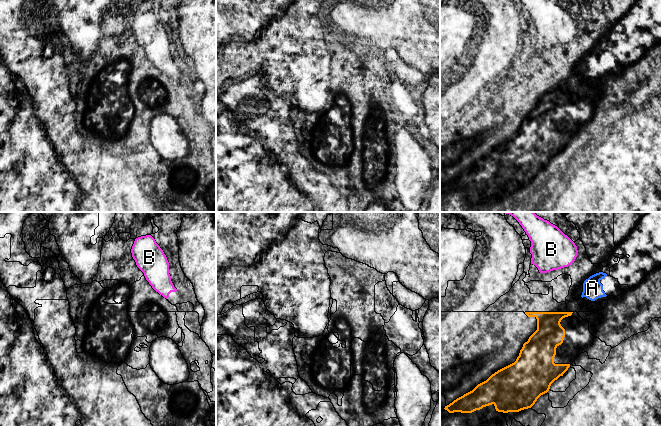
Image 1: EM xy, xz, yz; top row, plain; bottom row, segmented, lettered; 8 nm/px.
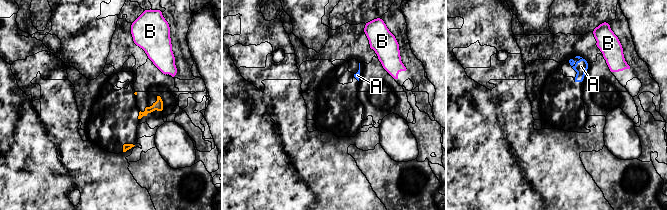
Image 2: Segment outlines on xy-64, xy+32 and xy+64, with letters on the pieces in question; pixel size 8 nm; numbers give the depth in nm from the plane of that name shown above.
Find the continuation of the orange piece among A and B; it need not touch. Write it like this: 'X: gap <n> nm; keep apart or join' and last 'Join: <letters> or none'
A: gap 140 nm; join
B: gap 320 nm; keep apart
Join: A

